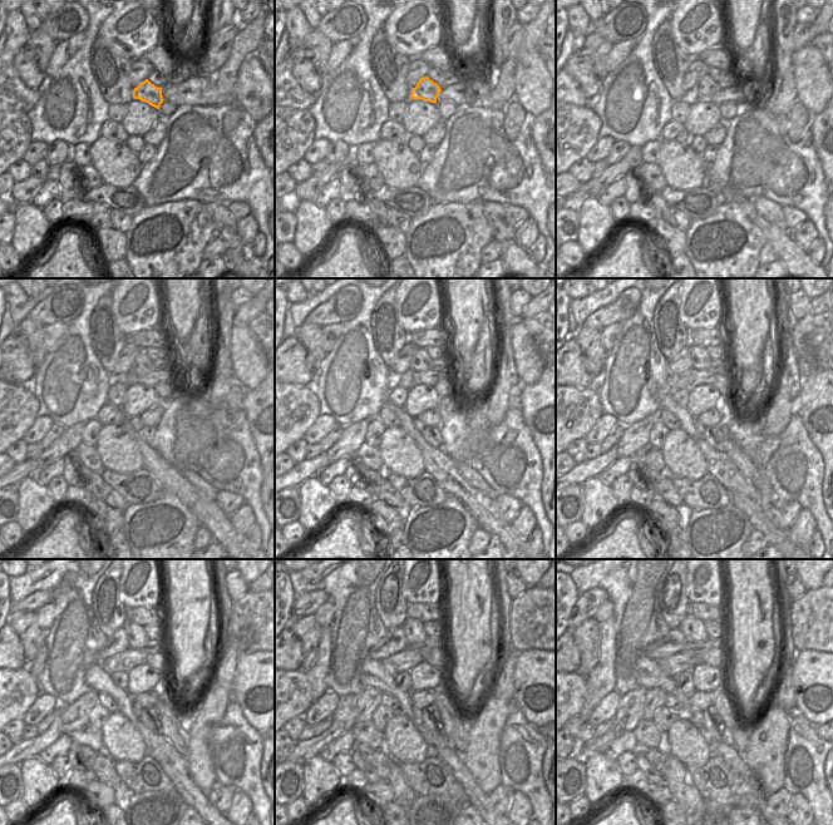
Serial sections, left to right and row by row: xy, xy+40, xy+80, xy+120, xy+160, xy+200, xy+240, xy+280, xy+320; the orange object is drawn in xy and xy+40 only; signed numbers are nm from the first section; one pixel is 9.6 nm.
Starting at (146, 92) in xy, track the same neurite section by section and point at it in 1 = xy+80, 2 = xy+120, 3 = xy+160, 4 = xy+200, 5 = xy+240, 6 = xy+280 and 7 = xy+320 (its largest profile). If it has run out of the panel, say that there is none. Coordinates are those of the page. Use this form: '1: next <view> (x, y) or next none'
1: next xy+80 (706, 87)
2: next xy+120 (142, 364)
3: next xy+160 (420, 361)
4: next xy+200 (700, 357)
5: next xy+240 (137, 638)
6: next xy+280 (413, 628)
7: next xy+320 (693, 628)

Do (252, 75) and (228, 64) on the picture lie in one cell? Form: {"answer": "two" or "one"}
{"answer": "two"}

